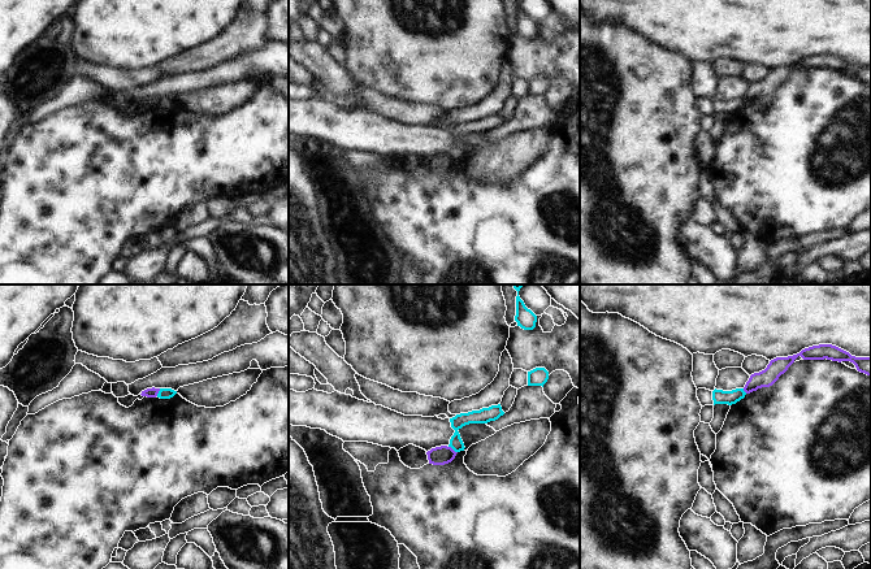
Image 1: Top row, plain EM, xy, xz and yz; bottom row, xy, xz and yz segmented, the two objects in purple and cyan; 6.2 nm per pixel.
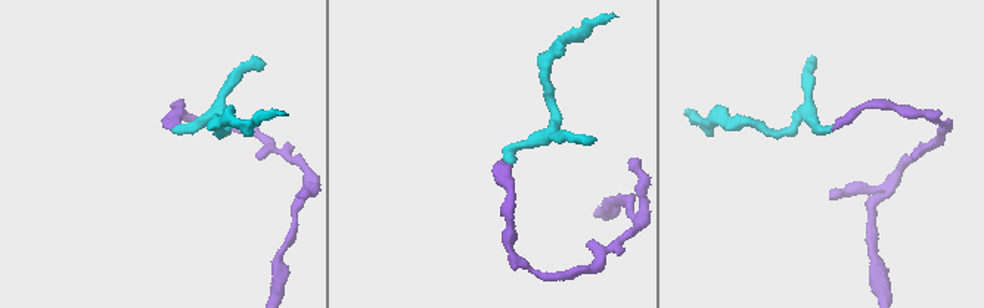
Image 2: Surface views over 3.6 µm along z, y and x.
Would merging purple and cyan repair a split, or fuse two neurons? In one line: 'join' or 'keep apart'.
keep apart

